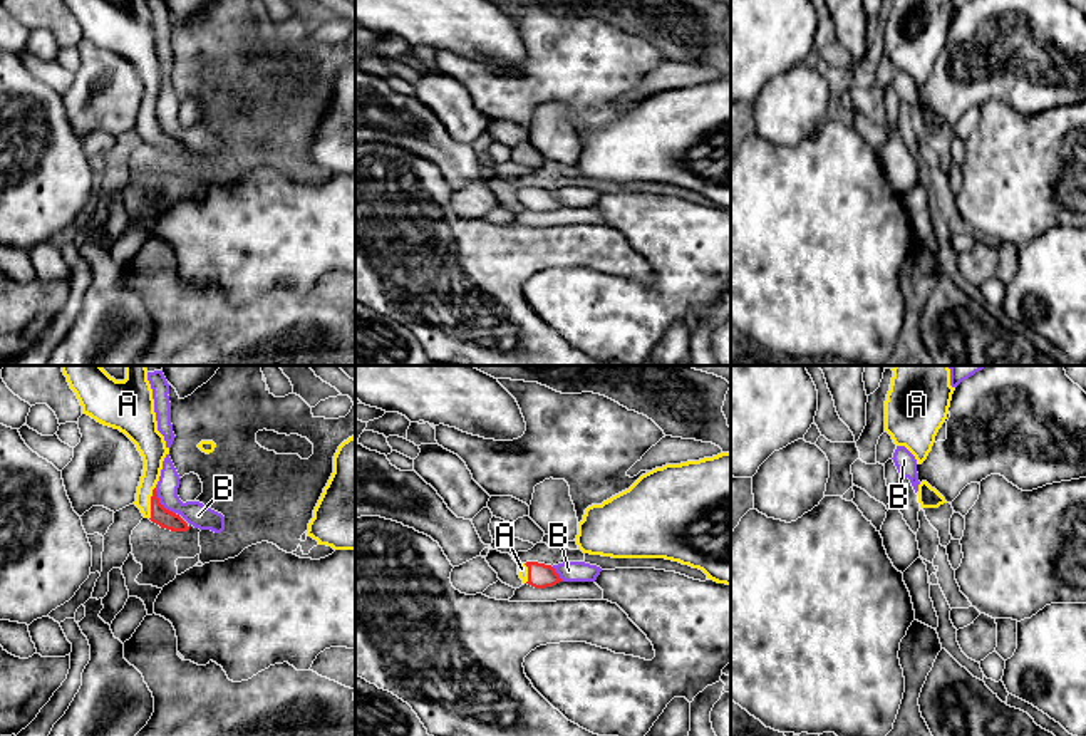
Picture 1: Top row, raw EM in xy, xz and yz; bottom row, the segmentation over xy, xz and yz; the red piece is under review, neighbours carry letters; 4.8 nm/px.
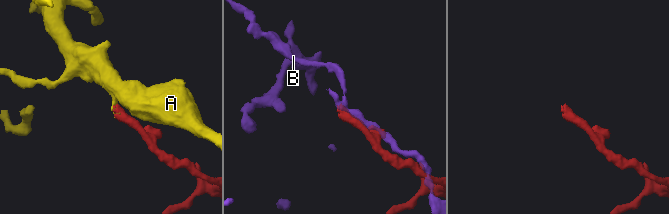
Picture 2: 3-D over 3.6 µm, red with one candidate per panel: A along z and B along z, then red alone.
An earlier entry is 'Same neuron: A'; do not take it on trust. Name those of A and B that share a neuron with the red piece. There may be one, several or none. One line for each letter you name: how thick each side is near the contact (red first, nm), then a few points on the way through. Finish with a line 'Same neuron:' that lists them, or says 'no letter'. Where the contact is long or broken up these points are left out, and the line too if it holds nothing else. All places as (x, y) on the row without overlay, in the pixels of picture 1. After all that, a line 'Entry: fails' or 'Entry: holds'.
A: 90 nm thick on the red side, 120 nm on the other; runs through xy (160, 139), (151, 128), (149, 99), (153, 76)
Same neuron: A
Entry: holds

